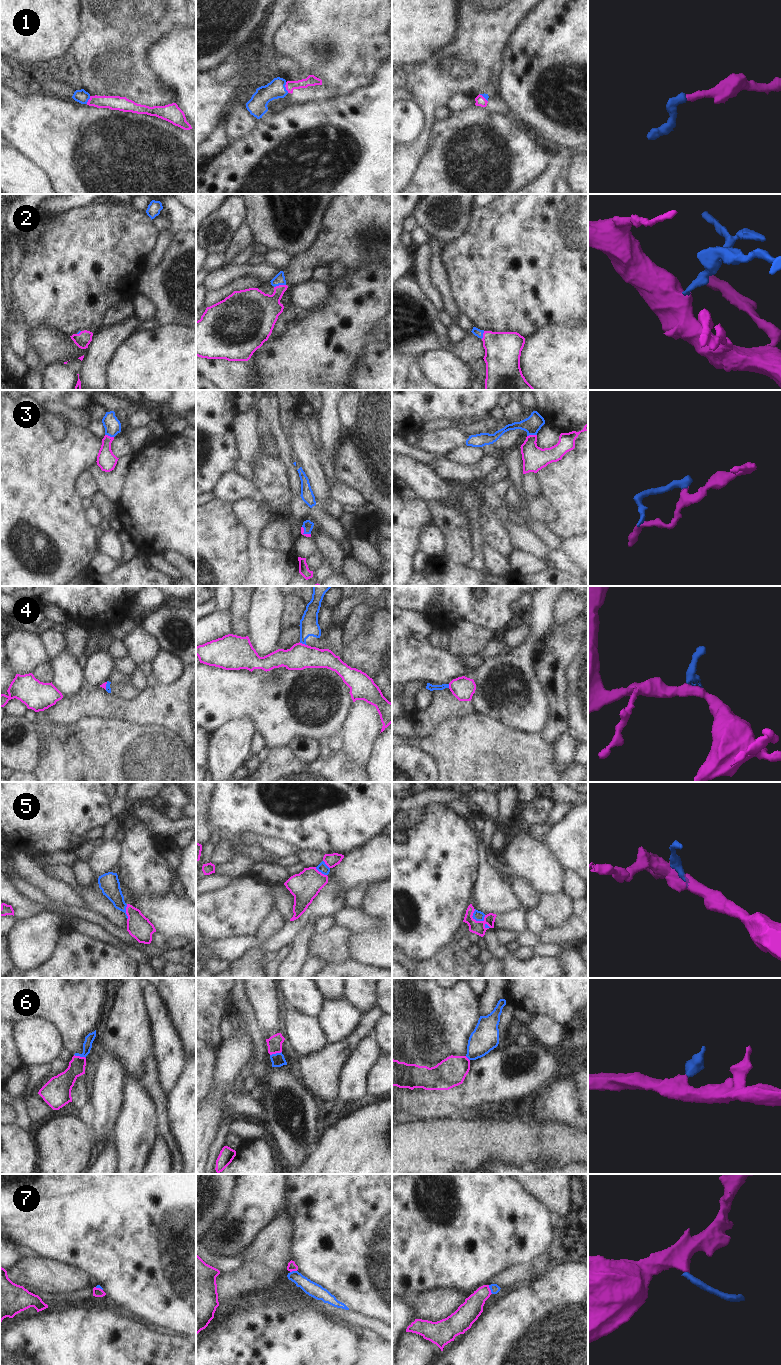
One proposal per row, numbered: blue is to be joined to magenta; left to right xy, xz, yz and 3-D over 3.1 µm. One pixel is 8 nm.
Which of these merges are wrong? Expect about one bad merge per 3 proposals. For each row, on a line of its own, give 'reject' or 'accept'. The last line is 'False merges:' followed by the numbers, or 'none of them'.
1: accept
2: accept
3: accept
4: reject
5: reject
6: accept
7: reject
False merges: 4, 5, 7

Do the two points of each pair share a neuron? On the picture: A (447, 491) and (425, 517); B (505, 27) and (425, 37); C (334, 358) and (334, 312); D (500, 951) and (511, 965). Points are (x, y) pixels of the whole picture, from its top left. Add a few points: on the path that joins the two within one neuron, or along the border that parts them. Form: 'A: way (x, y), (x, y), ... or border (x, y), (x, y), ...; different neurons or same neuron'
A: border (418, 496), (428, 503); different neurons
B: border (461, 10), (464, 31), (445, 48); different neurons
C: way (332, 347), (332, 339), (336, 333), (336, 323); same neuron
D: way (503, 954), (510, 962); same neuron

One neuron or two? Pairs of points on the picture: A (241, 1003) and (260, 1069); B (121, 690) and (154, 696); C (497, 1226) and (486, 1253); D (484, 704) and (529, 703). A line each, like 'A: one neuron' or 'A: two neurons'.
A: one neuron
B: two neurons
C: one neuron
D: one neuron

